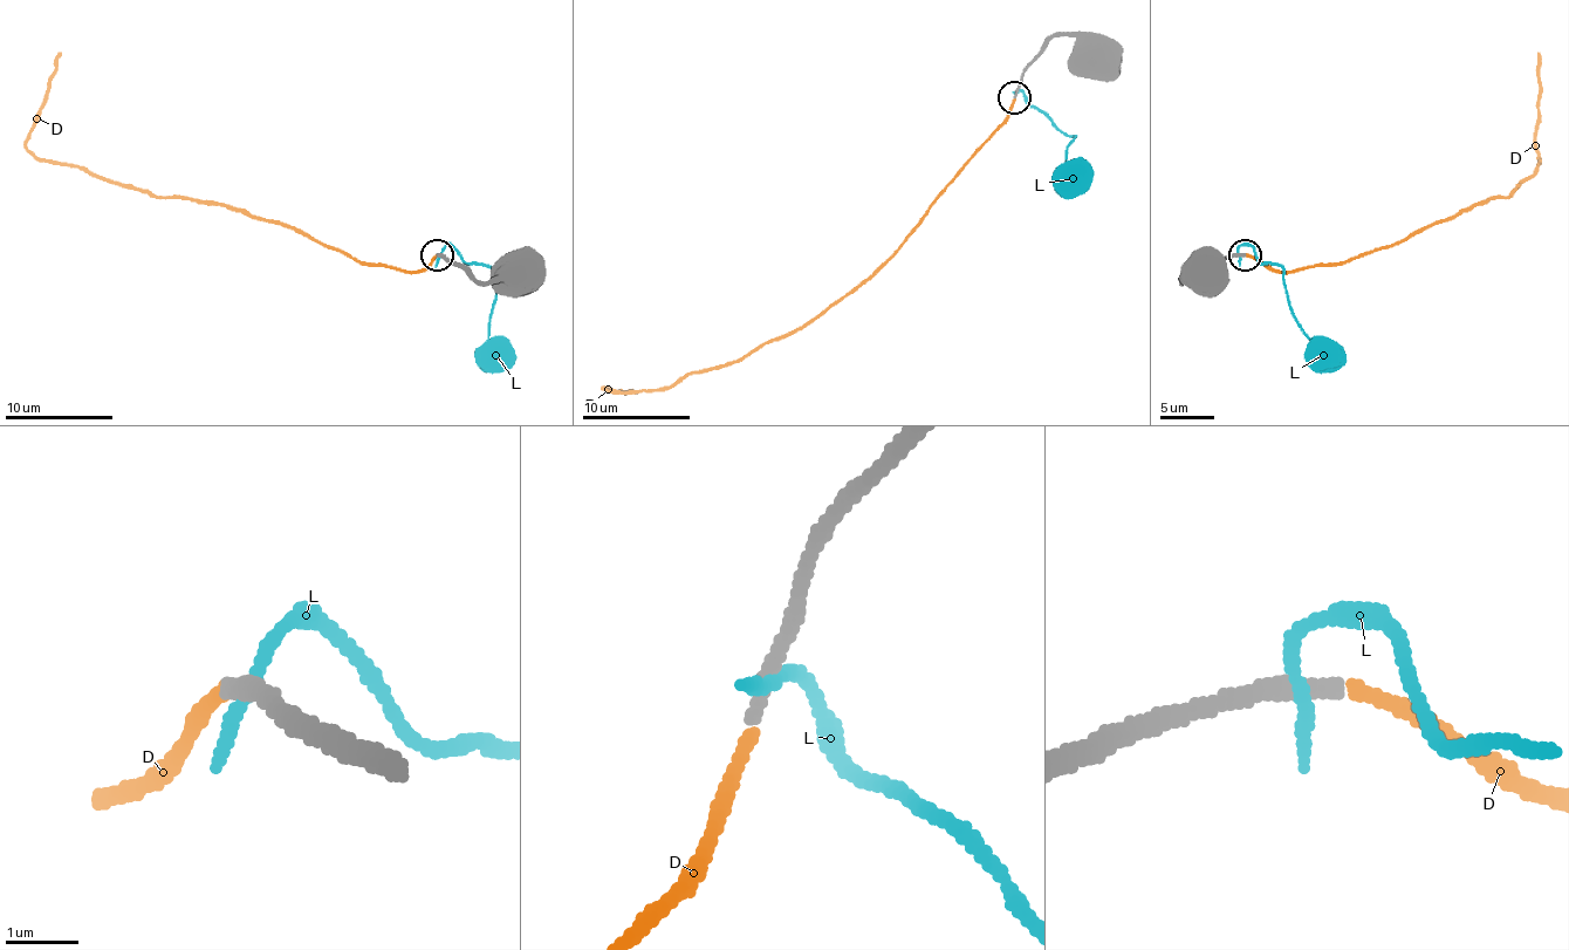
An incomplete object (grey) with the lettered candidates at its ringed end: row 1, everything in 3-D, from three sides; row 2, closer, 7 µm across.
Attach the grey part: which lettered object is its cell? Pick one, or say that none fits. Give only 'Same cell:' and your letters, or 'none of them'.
Same cell: D

